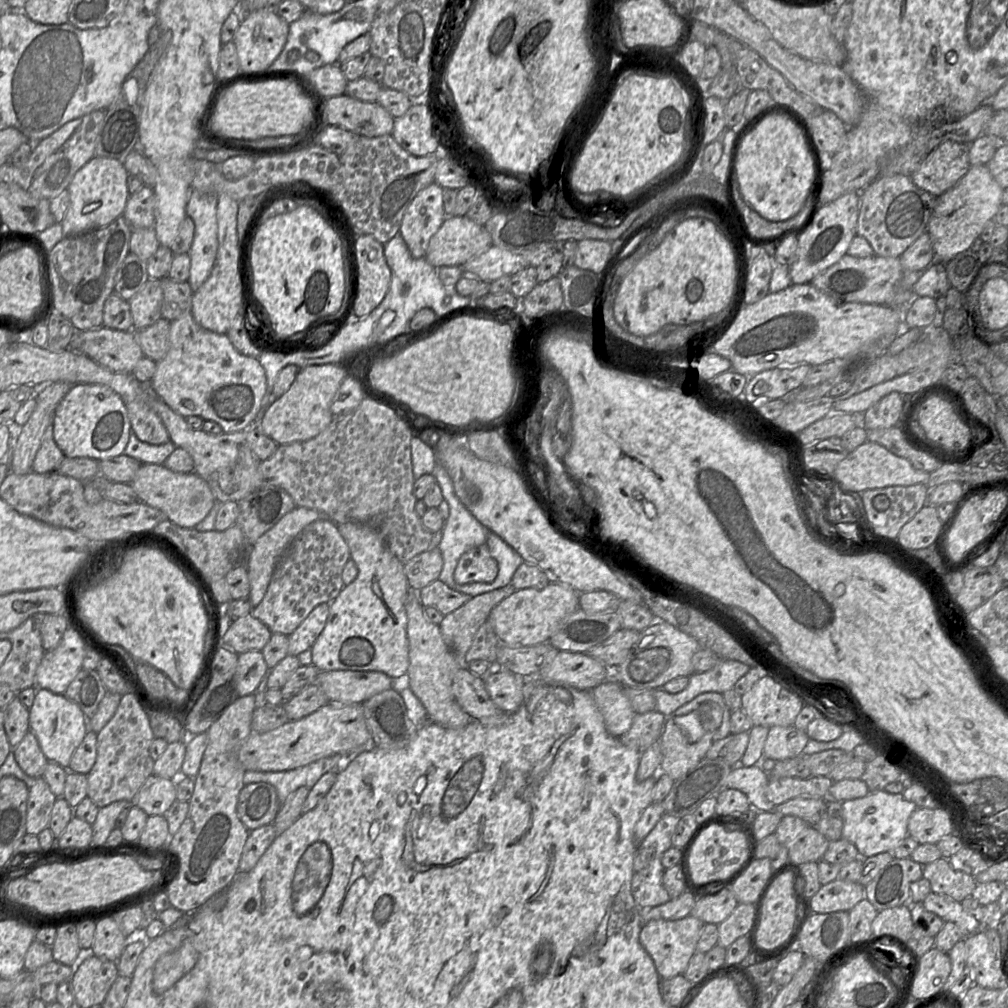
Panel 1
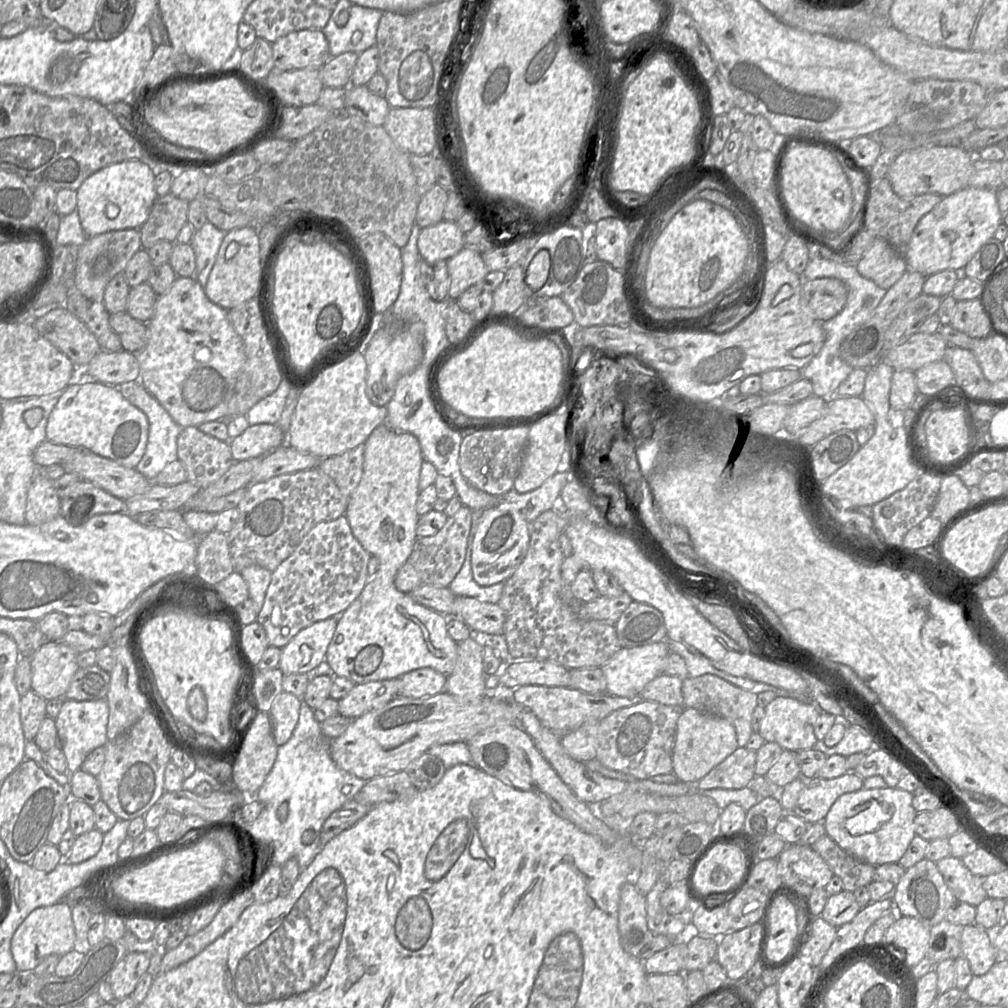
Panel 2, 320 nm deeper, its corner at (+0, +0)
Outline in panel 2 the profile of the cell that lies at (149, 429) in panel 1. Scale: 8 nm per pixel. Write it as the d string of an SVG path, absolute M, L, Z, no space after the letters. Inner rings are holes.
M195 426L181 429L177 457L186 470L187 480L200 488L220 479L234 463L229 441L218 440Z

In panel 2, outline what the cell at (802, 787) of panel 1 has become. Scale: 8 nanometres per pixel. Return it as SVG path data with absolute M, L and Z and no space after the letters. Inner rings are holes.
M855 772L832 779L802 779L803 788L792 813L809 824L823 822L835 800L844 793L862 789L863 781Z

